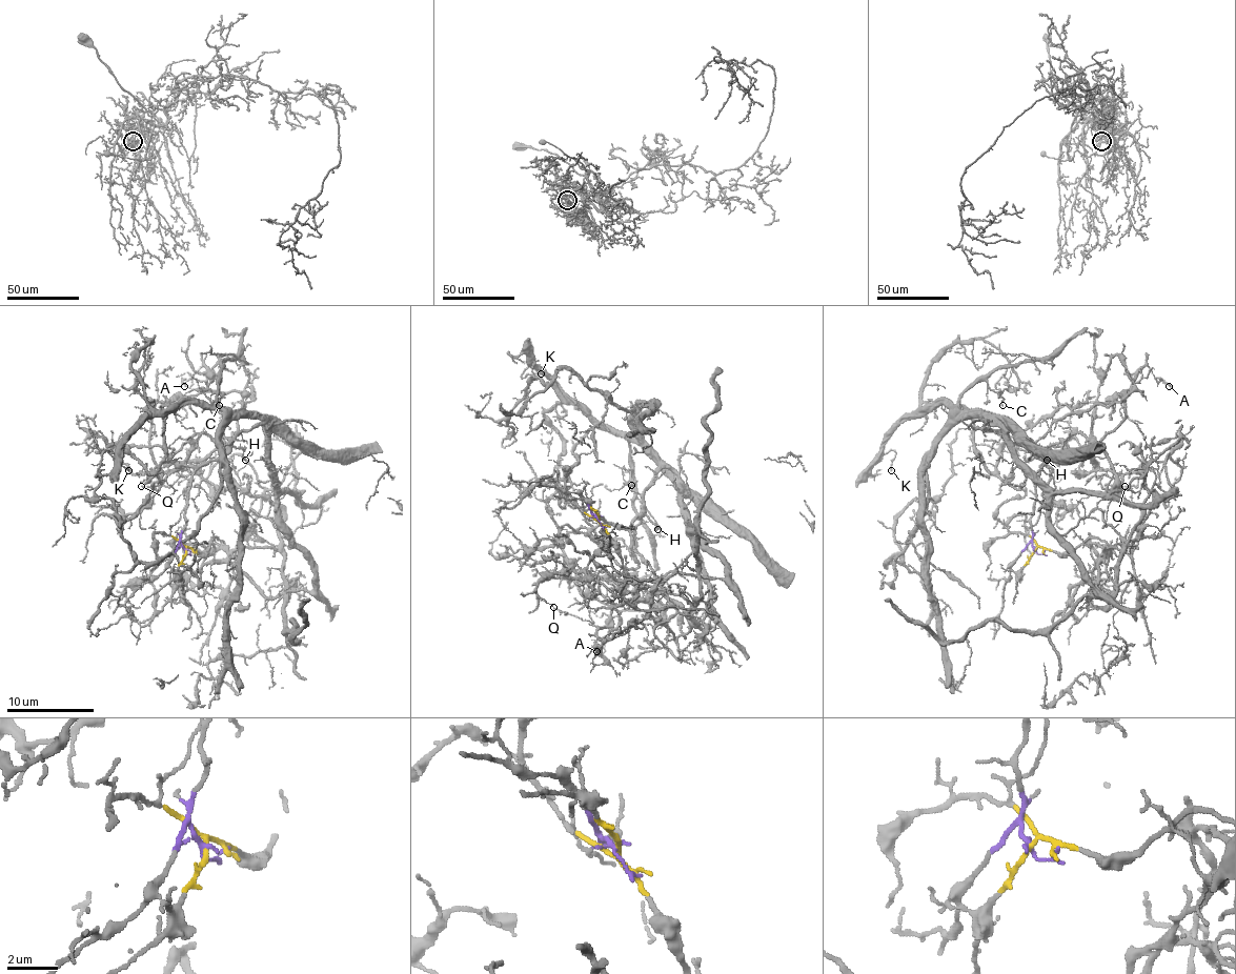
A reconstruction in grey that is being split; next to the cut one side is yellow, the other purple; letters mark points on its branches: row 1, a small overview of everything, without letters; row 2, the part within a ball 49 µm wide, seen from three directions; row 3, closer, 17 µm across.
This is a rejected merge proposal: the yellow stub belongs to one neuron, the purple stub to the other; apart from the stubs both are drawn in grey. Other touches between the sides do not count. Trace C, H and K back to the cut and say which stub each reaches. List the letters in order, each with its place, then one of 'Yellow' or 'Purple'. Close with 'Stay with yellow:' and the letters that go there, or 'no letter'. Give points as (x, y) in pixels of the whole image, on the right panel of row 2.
C: Place: (1003, 405). Purple
H: Place: (1047, 460). Purple
K: Place: (891, 470). Purple
Stay with yellow: no letter

